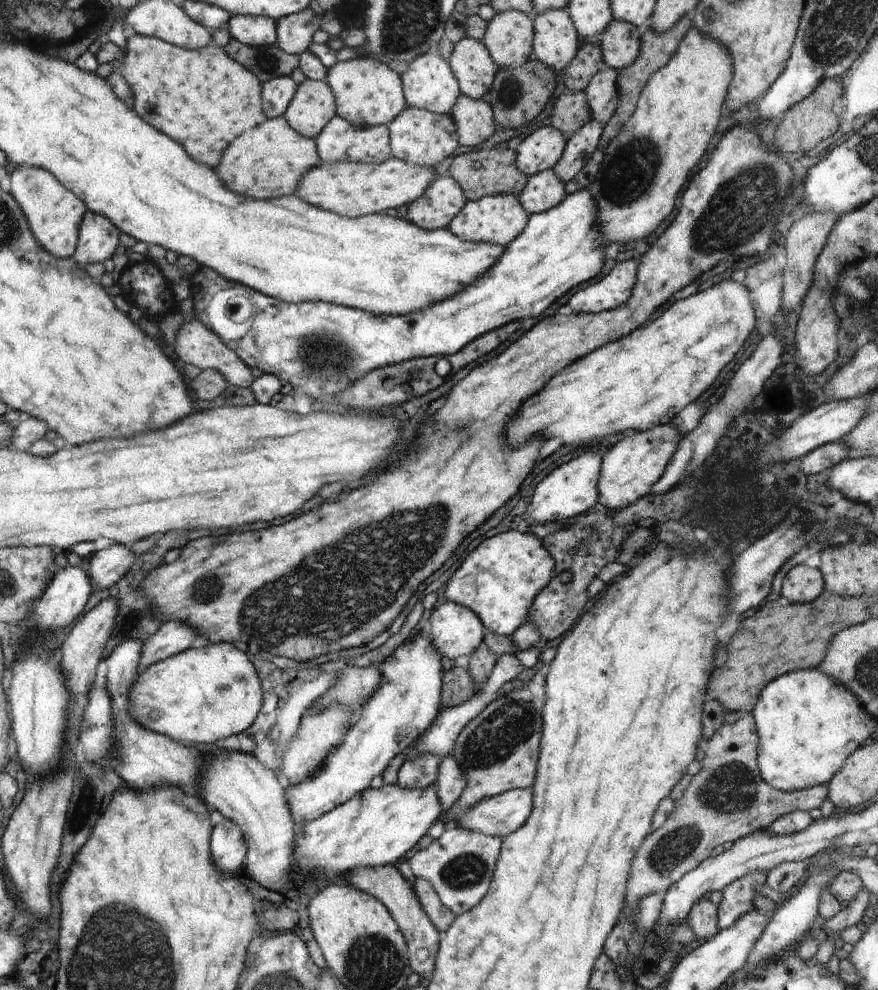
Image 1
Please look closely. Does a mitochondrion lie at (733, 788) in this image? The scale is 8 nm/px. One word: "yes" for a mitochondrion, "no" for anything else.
yes

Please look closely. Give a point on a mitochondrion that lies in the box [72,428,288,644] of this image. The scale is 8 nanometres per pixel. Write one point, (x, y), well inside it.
(200, 592)

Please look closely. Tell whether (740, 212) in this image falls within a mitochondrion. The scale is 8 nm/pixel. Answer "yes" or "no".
yes

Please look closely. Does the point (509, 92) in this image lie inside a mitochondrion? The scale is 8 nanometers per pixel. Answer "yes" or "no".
yes

